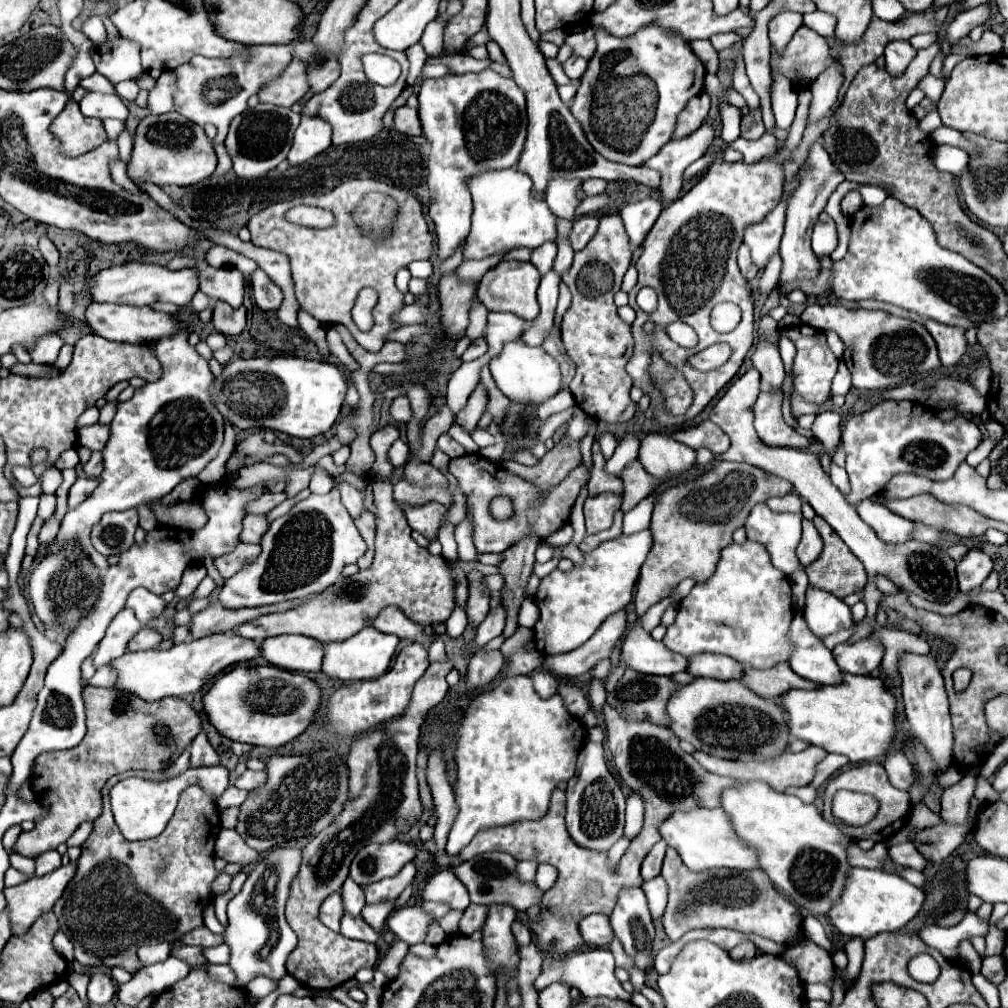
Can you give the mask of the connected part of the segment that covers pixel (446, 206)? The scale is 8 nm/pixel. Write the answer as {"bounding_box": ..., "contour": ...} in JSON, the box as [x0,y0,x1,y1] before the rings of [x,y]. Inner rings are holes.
{"bounding_box":[419,70,527,260],"contour":[[[483,70],[479,74],[463,74],[463,76],[447,74],[443,78],[425,80],[421,84],[419,120],[421,120],[423,136],[431,144],[431,156],[429,156],[429,166],[427,166],[427,170],[429,170],[427,184],[429,184],[429,192],[431,192],[429,216],[435,222],[437,254],[441,260],[445,260],[455,252],[459,242],[465,240],[469,234],[473,204],[471,204],[467,180],[471,176],[479,176],[489,170],[511,168],[517,164],[517,160],[521,156],[525,136],[527,136],[525,96],[523,96],[523,90],[511,78],[503,78],[493,70]]]}

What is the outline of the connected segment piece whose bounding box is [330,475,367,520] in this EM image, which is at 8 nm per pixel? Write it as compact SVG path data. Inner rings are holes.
M330 475L332 480L336 485L338 485L339 490L341 490L341 502L345 502L345 508L347 510L353 510L349 512L349 516L355 520L359 518L367 508L365 508L365 498L363 498L363 492L353 488L351 484L347 482L341 482L339 475Z

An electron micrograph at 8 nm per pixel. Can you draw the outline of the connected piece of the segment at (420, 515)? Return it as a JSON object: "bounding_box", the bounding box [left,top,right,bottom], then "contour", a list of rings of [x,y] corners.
{"bounding_box":[405,502,447,542],"contour":[[[429,502],[425,506],[417,506],[405,508],[405,518],[409,522],[409,526],[417,532],[421,532],[429,542],[437,538],[437,530],[441,526],[441,518],[445,516],[447,508],[441,506],[439,502]]]}

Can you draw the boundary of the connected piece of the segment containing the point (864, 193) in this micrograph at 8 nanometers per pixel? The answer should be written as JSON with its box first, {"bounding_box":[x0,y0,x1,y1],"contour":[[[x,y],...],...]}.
{"bounding_box":[857,184,887,204],"contour":[[[863,184],[857,188],[861,192],[861,198],[865,204],[881,204],[881,196],[887,196],[887,192],[879,186],[869,186],[869,184]]]}

